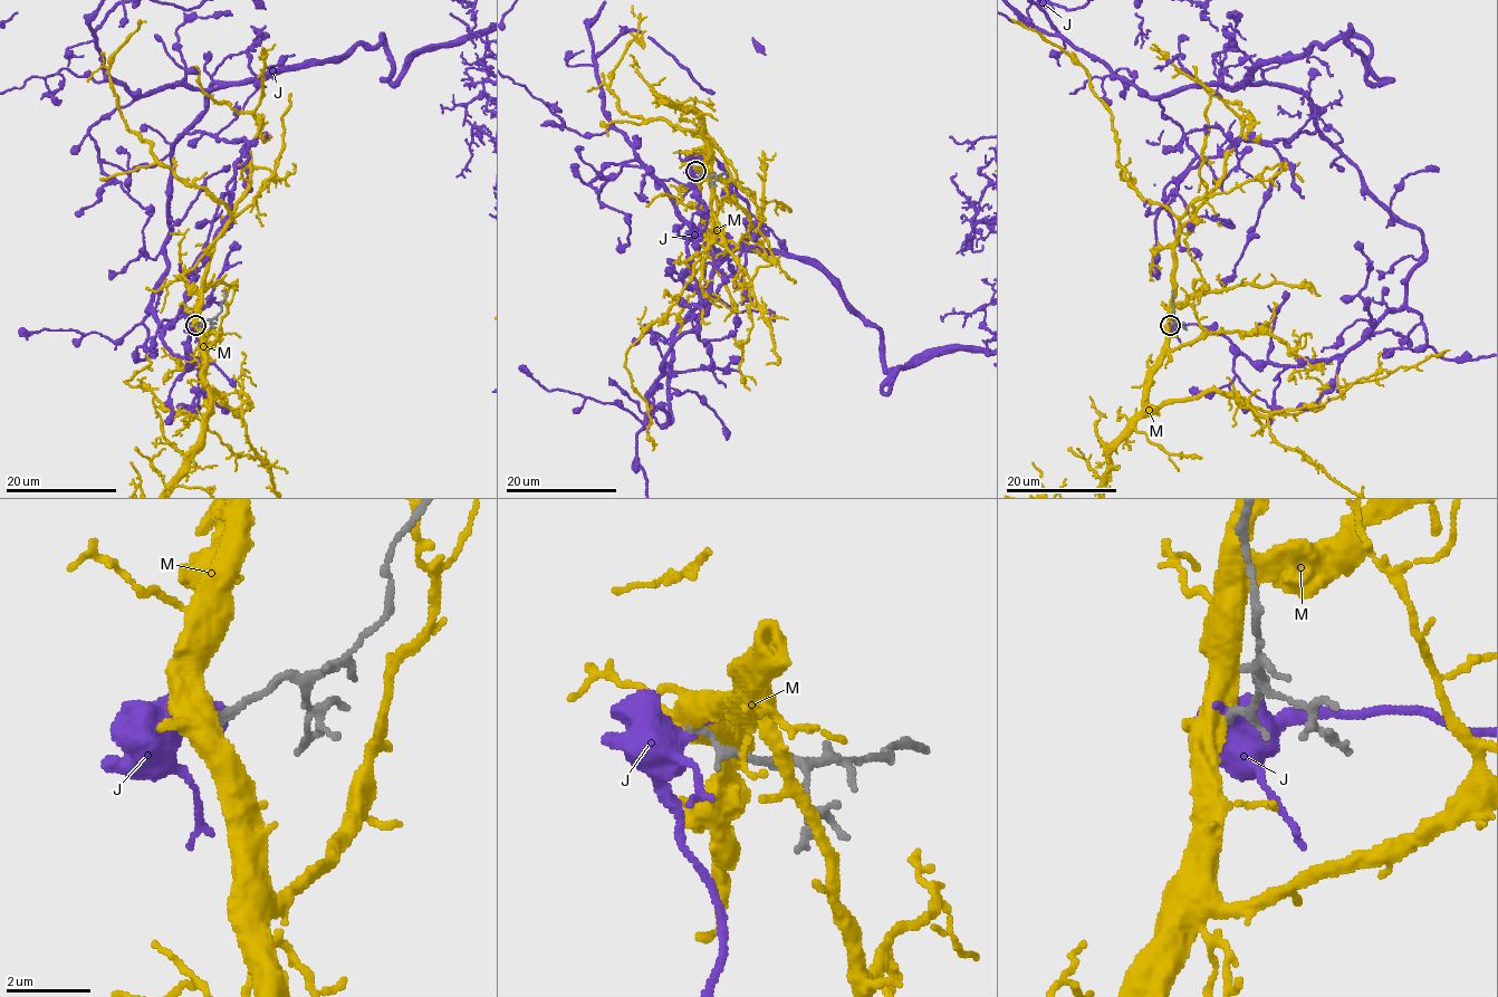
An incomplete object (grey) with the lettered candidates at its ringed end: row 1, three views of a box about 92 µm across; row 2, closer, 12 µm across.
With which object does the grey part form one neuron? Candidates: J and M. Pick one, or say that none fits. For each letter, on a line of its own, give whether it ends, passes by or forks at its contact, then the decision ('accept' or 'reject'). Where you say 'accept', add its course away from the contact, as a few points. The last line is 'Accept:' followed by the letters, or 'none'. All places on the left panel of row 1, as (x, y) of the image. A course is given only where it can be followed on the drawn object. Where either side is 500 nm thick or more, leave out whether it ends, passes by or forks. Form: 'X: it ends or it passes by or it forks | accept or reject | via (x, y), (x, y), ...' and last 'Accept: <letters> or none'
J: reject
M: reject
Accept: none

